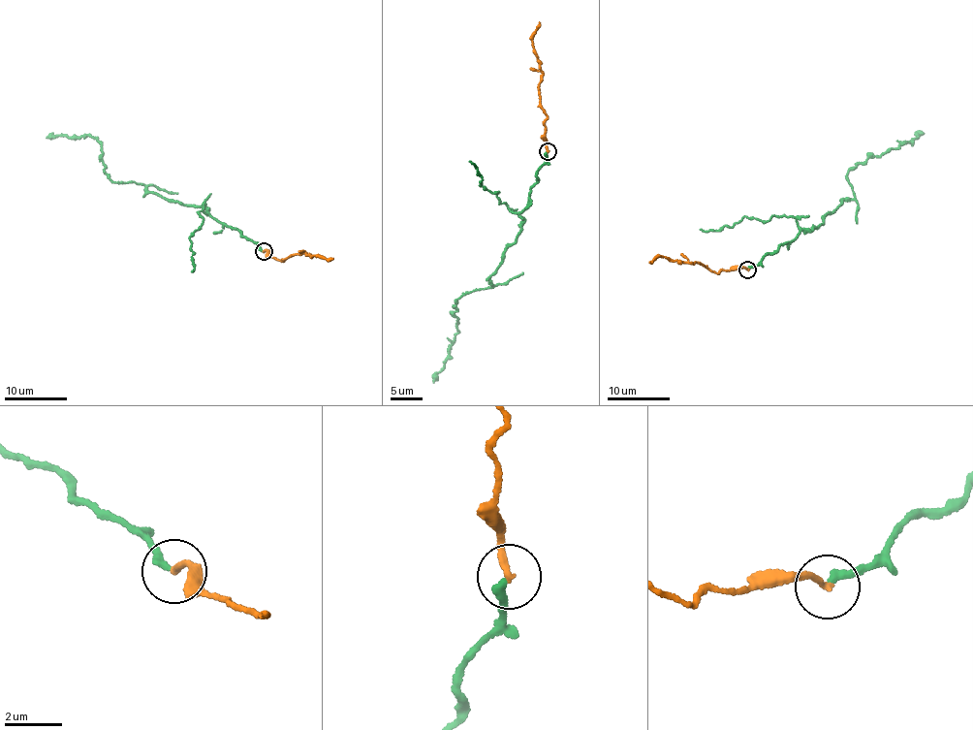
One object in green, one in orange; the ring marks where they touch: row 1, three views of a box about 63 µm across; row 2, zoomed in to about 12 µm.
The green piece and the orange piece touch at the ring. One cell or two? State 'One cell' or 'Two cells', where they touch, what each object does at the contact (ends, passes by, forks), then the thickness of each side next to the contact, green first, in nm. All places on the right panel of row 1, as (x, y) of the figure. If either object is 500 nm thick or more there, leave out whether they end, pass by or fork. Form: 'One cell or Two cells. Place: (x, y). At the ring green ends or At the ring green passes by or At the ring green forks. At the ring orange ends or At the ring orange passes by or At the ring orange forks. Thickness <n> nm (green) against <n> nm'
Two cells. Place: (747, 269). At the ring green ends. At the ring orange ends. Thickness 280 nm (green) against 240 nm

